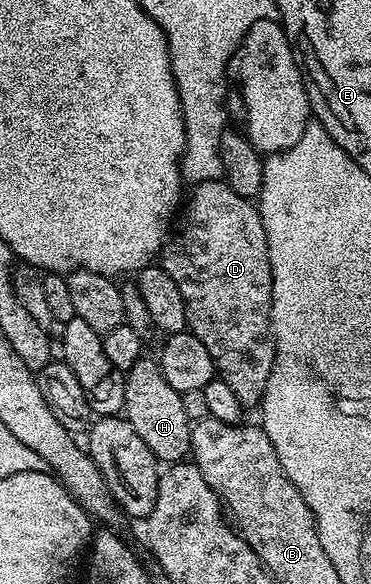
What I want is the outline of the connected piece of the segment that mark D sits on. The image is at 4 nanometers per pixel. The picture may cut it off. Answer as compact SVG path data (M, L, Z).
M213 179L203 183L193 184L191 193L185 200L184 206L179 210L172 223L172 230L160 252L160 265L176 281L176 289L180 289L180 297L184 297L184 309L186 310L186 326L200 342L204 349L208 349L208 357L212 357L217 378L223 379L236 393L237 399L242 402L243 408L257 408L262 402L262 391L268 385L268 377L272 373L274 364L274 330L270 328L270 310L272 309L272 269L268 257L268 237L264 233L262 218L257 206L251 200L240 197L240 193L232 193L232 189L222 179Z

